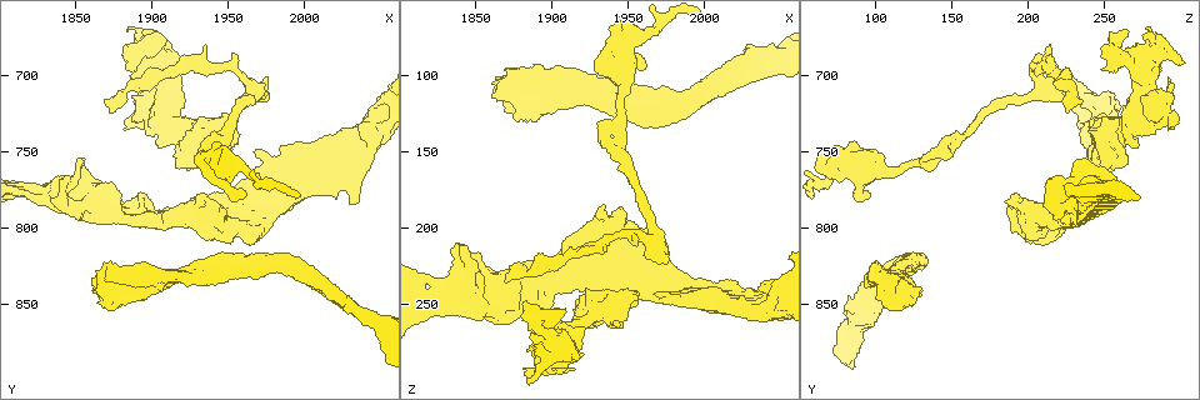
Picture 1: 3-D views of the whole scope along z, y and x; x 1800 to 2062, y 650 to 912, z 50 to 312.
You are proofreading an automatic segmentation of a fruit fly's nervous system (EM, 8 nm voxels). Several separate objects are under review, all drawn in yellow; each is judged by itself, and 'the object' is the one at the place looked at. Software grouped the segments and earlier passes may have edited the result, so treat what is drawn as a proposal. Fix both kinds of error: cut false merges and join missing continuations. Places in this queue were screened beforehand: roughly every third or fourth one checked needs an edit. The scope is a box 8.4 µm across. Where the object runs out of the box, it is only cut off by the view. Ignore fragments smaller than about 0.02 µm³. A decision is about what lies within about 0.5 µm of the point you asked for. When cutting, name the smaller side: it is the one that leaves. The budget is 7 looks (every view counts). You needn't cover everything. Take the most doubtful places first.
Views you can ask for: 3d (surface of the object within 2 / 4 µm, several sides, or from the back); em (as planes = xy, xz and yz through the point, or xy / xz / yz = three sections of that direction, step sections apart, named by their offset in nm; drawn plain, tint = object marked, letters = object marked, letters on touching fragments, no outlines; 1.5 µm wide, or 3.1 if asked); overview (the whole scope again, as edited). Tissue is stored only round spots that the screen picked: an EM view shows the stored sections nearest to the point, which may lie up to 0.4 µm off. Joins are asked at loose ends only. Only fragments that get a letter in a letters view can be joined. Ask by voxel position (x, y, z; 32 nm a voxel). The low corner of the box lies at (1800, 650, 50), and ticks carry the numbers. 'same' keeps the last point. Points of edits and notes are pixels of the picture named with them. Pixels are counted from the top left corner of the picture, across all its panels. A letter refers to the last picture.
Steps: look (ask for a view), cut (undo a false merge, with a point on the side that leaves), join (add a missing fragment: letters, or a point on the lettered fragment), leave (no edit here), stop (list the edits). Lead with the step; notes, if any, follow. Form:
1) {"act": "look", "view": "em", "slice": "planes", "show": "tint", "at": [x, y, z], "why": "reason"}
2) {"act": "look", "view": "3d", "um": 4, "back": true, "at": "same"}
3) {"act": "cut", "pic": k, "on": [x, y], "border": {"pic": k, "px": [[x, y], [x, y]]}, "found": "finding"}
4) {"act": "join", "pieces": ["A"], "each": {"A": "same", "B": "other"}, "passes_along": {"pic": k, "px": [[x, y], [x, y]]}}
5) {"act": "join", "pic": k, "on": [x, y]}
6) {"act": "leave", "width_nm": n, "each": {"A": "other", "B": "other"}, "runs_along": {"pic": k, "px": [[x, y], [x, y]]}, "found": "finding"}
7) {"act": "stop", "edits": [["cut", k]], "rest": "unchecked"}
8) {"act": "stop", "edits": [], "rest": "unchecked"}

{"act": "look", "view": "em", "slice": "xy", "step": 8, "show": "letters", "at": [1884, 670, 278], "why": "stops while still wide"}

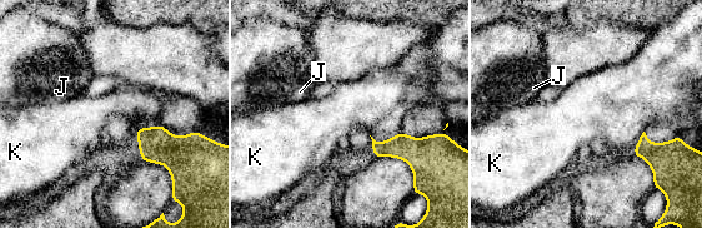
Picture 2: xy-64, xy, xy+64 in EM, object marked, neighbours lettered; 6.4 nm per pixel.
{"act": "leave", "each": {"J": "other", "K": "other"}, "border": {"pic": 2, "px": [[401, 130], [384, 140], [370, 135]]}, "found": "no lettered fragment goes on from it"}

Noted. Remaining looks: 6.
{"act": "look", "view": "em", "slice": "planes", "show": "letters", "at": [1982, 788, 232], "why": "thin neck"}

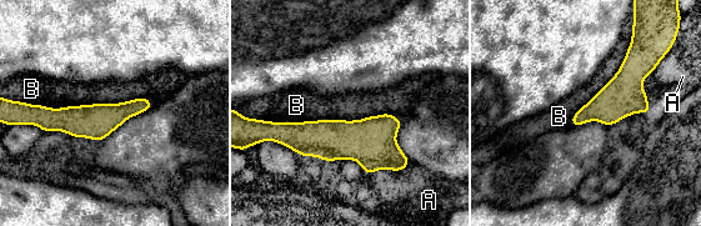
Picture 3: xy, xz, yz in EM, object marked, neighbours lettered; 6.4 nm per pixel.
{"act": "leave", "width_nm": 140, "each": {"A": "other", "B": "other"}, "border": {"pic": 3, "px": [[143, 96], [60, 108], [24, 103]]}, "found": "all the same neuron"}

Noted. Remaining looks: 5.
{"act": "look", "view": "3d", "um": 2, "at": [1908, 788, 242], "why": "branch stops here"}

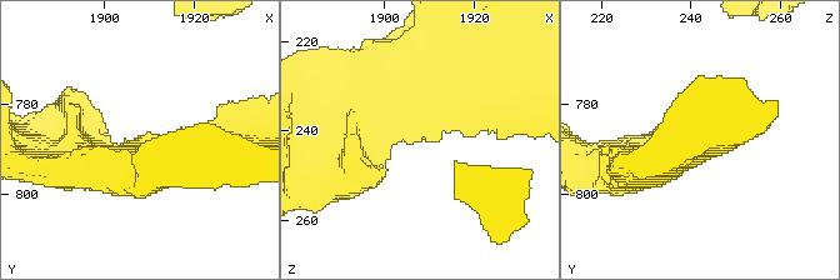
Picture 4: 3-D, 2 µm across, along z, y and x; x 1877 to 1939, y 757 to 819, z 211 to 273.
{"act": "look", "view": "em", "slice": "planes", "show": "letters", "at": [1909, 788, 241]}

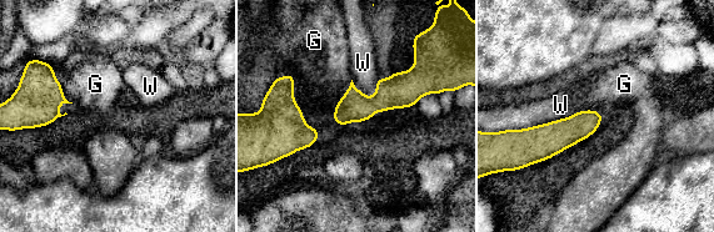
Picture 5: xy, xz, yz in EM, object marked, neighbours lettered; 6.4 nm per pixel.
{"act": "leave", "each": {"G": "other", "W": "other"}, "runs_along": {"pic": 5, "px": [[427, 90], [392, 92], [336, 117]]}, "found": "none of them fits"}

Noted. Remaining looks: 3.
{"act": "stop", "edits": [], "rest": "unchecked"}

